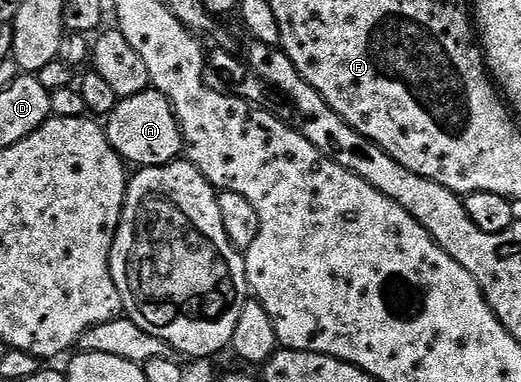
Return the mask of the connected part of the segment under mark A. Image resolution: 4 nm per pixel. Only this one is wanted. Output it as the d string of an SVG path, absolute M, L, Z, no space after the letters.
M149 87L143 93L117 100L114 111L106 118L106 132L108 141L114 147L118 156L124 158L125 162L132 167L147 167L149 165L171 165L184 153L184 137L180 134L180 123L176 119L167 97Z

